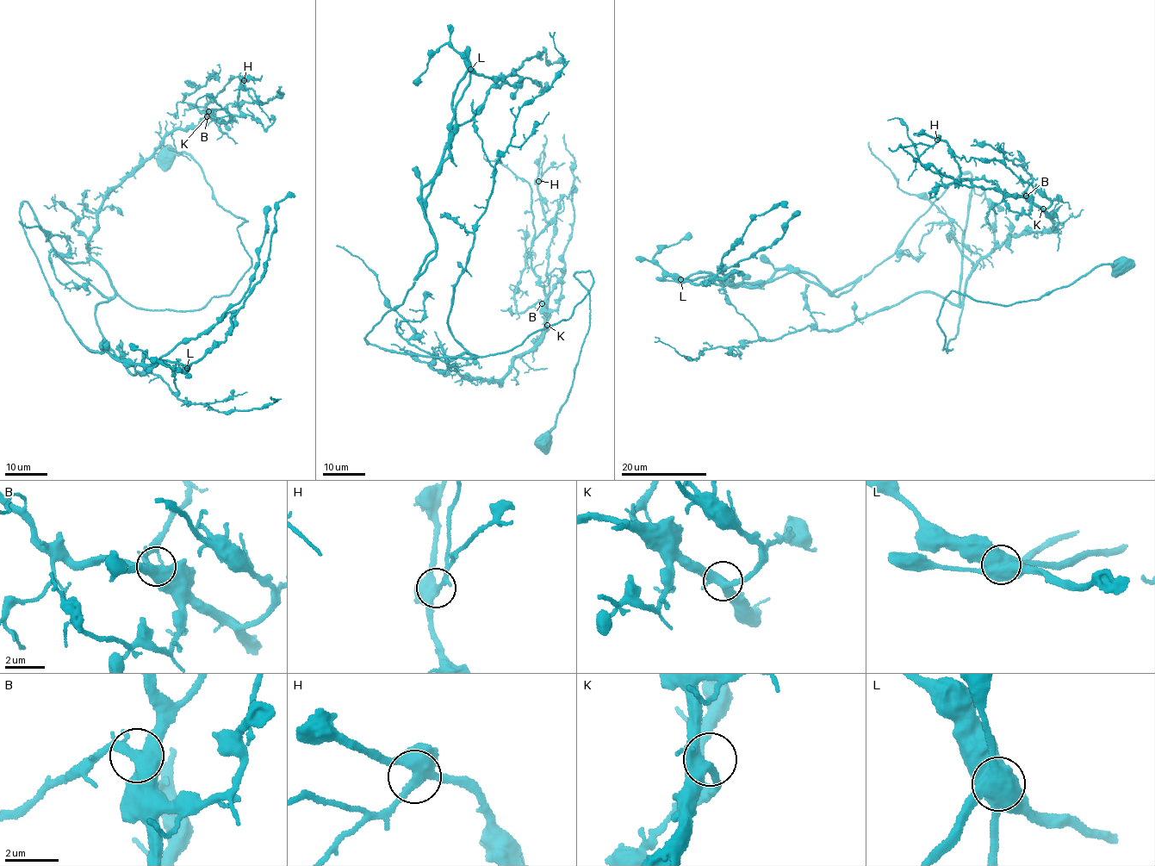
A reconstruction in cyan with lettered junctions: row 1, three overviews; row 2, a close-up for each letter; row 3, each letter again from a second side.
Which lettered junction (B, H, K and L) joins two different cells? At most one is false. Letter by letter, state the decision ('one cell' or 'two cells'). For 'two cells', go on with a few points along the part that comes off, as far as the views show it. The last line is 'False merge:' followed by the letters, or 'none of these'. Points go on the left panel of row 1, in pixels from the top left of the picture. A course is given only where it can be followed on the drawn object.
B: one cell
H: one cell
K: one cell
L: two cells; course (186, 369), (181, 363), (158, 359), (178, 344), (211, 330), (244, 297), (258, 260), (269, 205)
False merge: L

